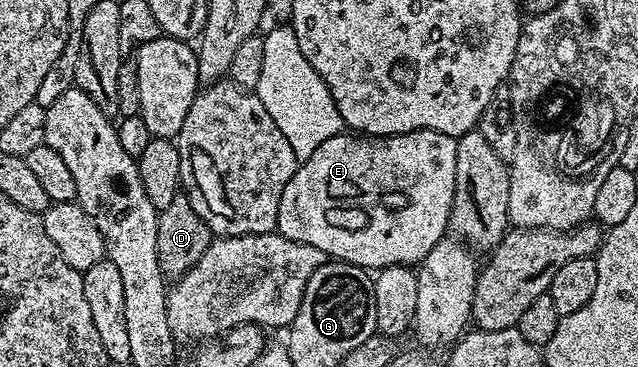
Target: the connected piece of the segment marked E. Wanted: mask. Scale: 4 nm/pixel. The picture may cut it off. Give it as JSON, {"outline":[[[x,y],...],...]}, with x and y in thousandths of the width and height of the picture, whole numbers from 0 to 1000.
{"outline":[[[674,351],[627,362],[618,373],[580,373],[536,357],[531,368],[513,379],[513,390],[503,392],[494,411],[494,422],[476,431],[467,447],[462,477],[456,477],[450,510],[444,510],[444,542],[437,542],[437,597],[434,599],[433,632],[470,668],[500,673],[500,684],[506,684],[511,695],[525,695],[530,711],[542,711],[580,738],[605,733],[614,722],[652,725],[694,654],[704,624],[704,589],[713,531],[715,420],[715,373],[694,368],[688,357],[676,357]]]}

